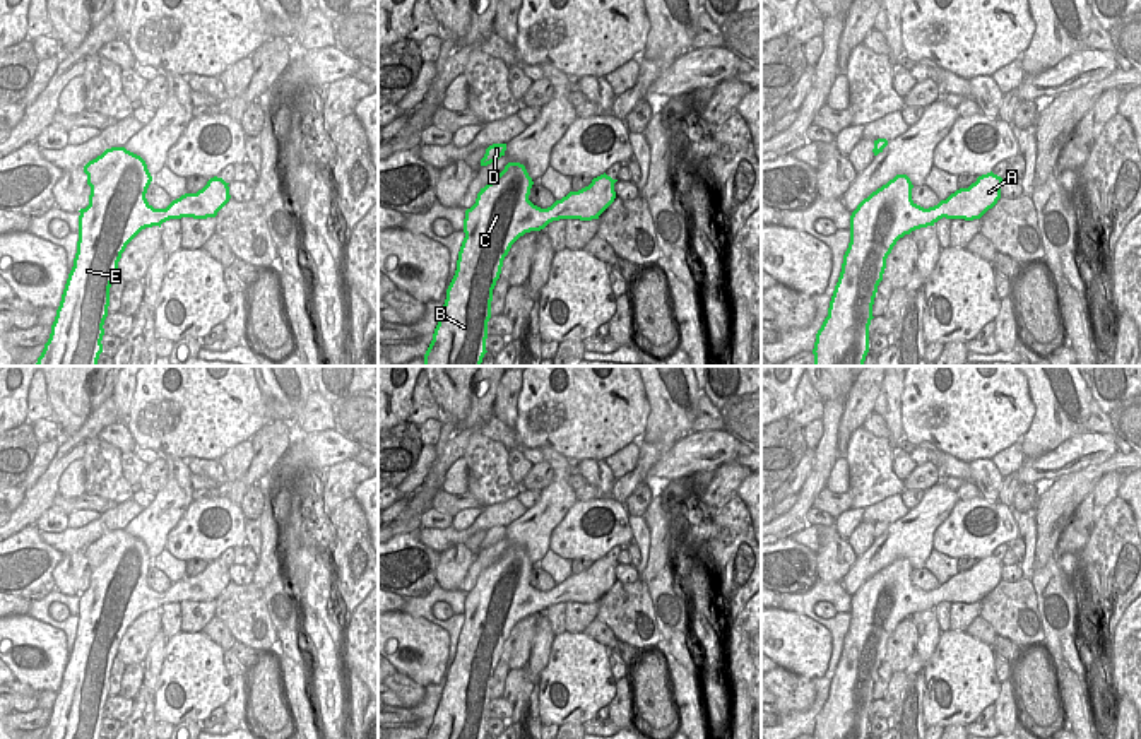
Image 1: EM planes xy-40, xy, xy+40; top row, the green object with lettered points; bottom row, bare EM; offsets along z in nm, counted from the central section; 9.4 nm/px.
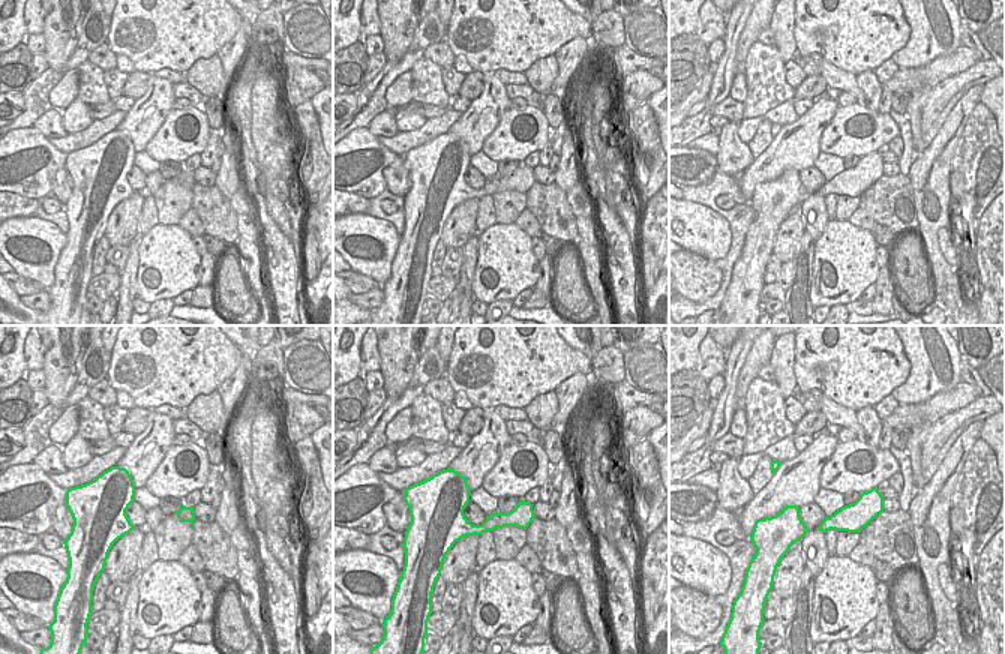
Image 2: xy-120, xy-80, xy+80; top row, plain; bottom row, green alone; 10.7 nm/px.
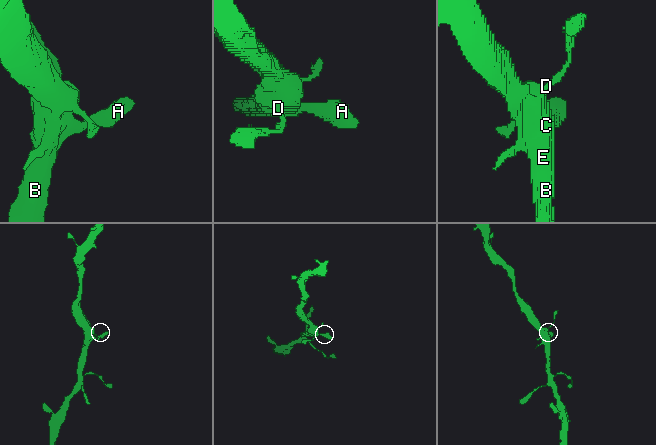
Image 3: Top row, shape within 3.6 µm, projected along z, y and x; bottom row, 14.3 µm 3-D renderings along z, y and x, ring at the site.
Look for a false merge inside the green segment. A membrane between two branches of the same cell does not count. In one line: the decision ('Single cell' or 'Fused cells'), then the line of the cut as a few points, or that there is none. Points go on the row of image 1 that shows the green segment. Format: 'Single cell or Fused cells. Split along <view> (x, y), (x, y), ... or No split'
Single cell. No split.

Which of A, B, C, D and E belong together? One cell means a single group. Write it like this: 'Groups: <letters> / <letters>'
Groups: A B C D E.

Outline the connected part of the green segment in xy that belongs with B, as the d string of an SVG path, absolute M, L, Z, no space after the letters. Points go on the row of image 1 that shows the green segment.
M508 163L505 169L481 192L476 204L465 210L464 233L457 270L446 289L441 316L433 334L433 340L424 354L424 366L481 366L486 351L488 322L491 318L493 289L500 279L503 260L511 245L530 231L541 231L549 222L559 219L592 221L614 202L612 180L606 173L578 192L570 192L551 207L541 209L529 200L534 185L527 169L520 163Z

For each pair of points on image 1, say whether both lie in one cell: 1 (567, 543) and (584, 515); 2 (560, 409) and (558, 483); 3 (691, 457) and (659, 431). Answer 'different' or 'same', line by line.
1: same
2: different
3: different

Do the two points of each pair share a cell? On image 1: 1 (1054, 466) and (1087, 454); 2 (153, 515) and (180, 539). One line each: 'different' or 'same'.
1: same
2: different

